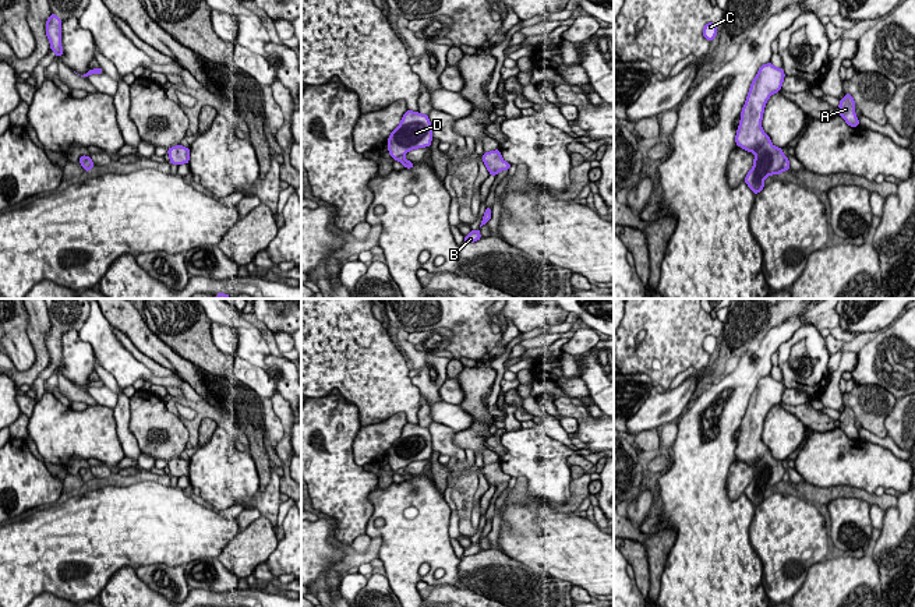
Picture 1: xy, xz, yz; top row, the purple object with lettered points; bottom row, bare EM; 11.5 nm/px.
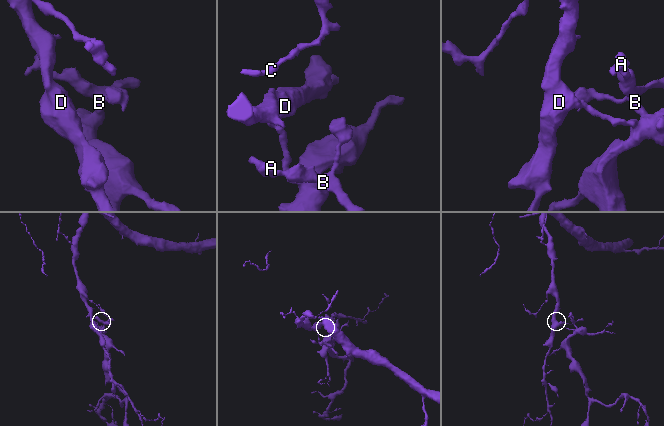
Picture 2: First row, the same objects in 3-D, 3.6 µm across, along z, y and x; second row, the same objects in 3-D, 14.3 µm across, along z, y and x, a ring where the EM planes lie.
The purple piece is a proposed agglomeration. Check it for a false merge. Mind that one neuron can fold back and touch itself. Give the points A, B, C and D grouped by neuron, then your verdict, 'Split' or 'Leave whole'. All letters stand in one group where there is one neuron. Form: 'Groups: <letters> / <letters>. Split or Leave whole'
Groups: A B / C D. Split

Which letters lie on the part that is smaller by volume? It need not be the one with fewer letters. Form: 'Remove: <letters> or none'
Remove: A, B

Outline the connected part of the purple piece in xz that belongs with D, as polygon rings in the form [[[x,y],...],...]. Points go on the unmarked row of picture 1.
[[[406,423],[400,437],[388,451],[388,465],[393,472],[404,469],[409,463],[430,459],[432,440],[427,427]]]

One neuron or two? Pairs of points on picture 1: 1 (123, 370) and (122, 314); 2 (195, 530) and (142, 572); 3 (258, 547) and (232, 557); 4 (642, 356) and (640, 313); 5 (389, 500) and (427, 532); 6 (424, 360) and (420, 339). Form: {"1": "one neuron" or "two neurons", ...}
{"1": "two neurons", "2": "two neurons", "3": "one neuron", "4": "one neuron", "5": "one neuron", "6": "two neurons"}

